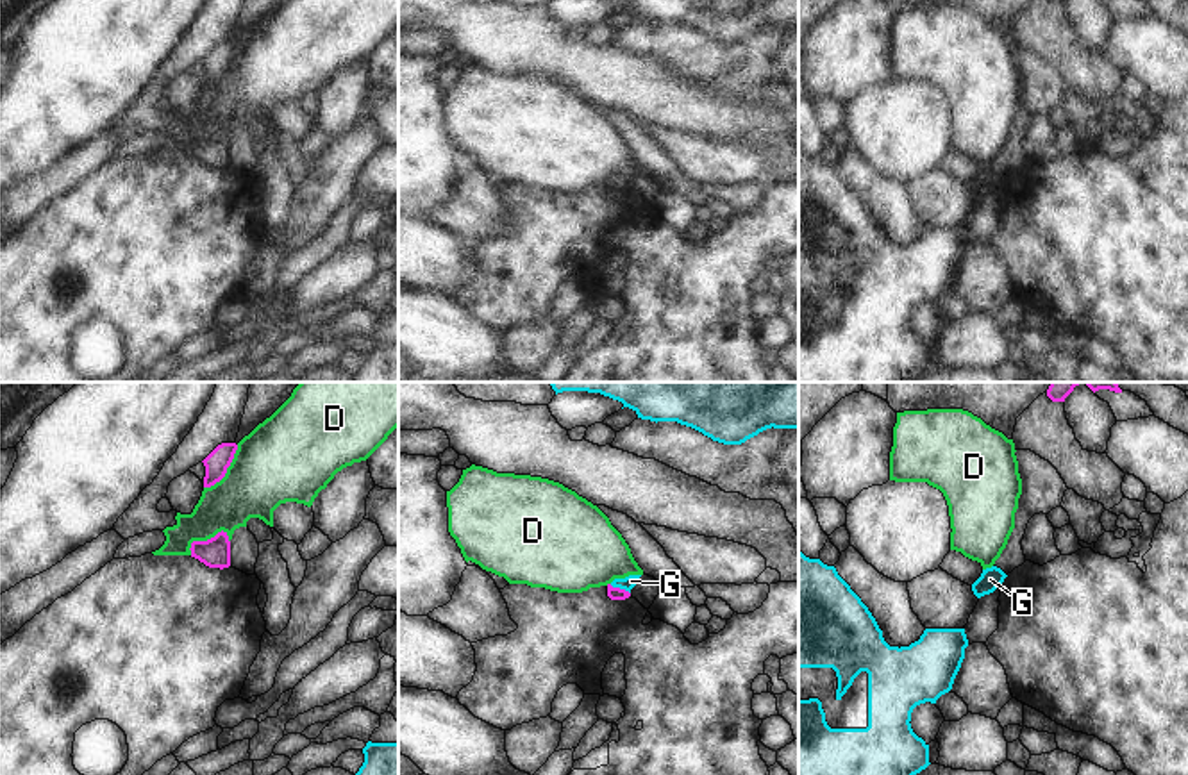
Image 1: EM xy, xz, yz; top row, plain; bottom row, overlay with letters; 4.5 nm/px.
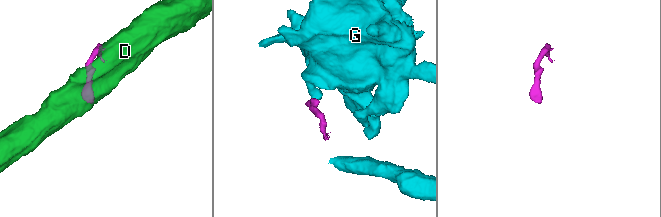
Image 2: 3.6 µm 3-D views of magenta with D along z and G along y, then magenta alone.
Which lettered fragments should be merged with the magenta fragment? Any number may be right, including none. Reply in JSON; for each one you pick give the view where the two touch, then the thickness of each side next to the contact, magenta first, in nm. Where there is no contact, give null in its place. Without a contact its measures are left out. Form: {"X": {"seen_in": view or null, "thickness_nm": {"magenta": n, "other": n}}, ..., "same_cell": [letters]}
{"same_cell": []}

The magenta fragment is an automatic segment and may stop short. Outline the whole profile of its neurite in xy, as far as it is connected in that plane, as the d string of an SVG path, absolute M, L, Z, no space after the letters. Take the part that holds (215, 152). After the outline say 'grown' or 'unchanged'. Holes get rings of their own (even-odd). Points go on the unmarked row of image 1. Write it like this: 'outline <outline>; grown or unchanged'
outline M223 130L207 141L193 141L189 150L191 157L209 168L223 170L230 166L230 141Z; unchanged

